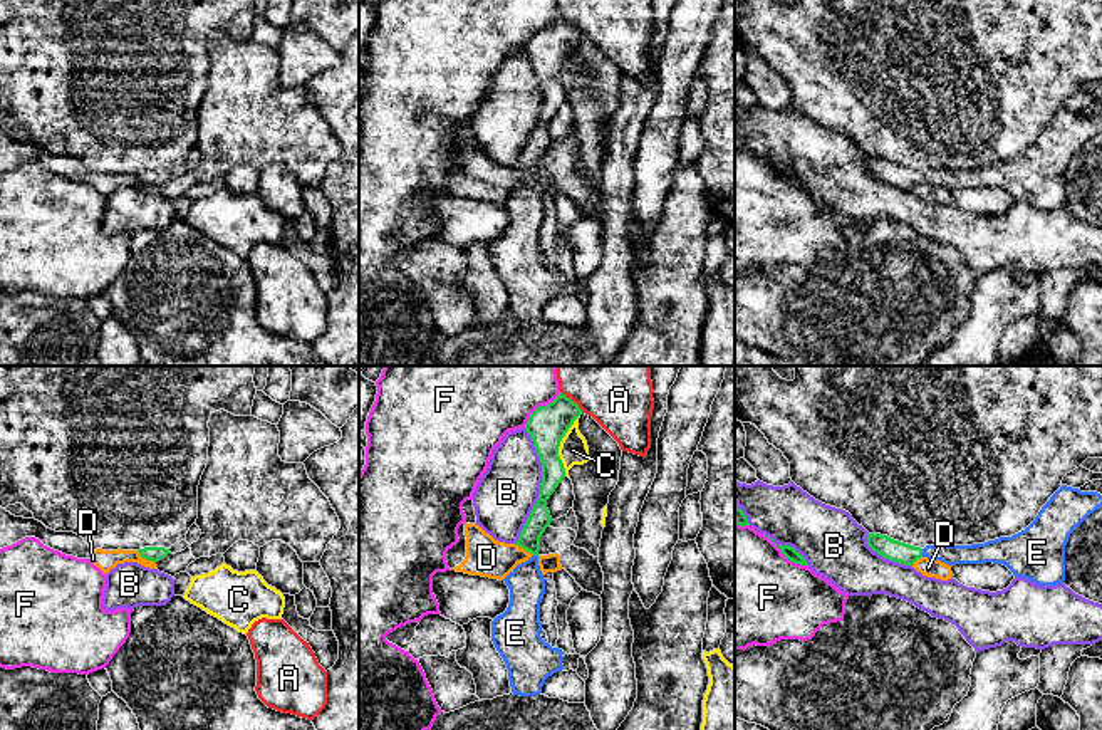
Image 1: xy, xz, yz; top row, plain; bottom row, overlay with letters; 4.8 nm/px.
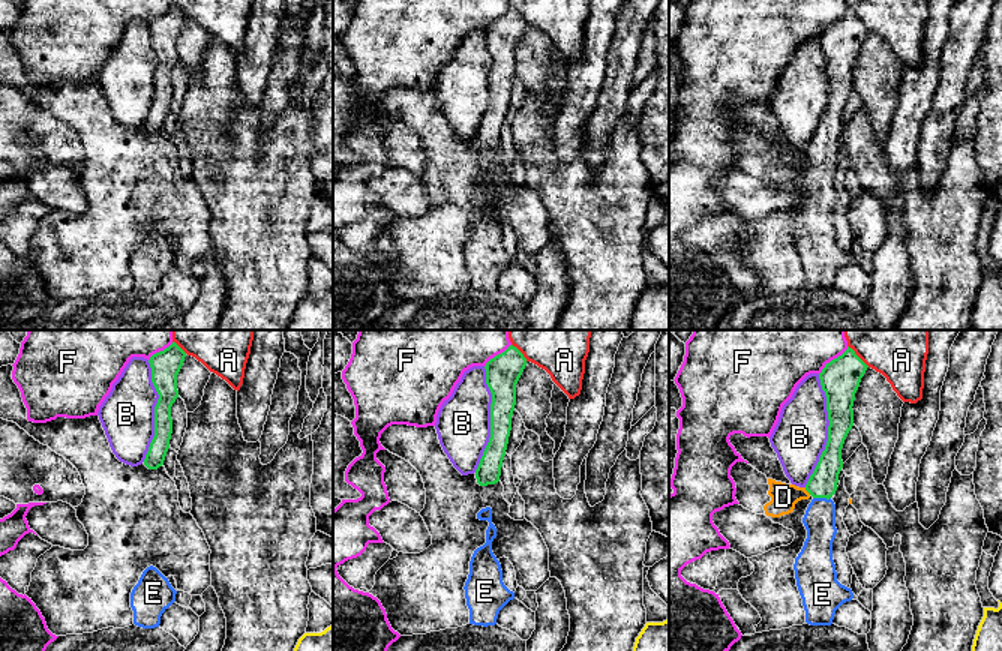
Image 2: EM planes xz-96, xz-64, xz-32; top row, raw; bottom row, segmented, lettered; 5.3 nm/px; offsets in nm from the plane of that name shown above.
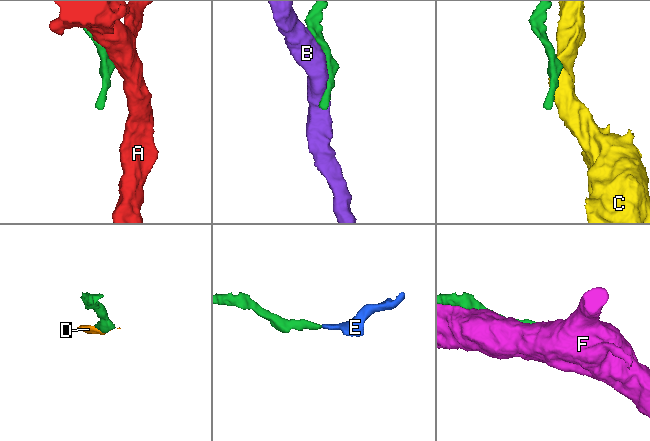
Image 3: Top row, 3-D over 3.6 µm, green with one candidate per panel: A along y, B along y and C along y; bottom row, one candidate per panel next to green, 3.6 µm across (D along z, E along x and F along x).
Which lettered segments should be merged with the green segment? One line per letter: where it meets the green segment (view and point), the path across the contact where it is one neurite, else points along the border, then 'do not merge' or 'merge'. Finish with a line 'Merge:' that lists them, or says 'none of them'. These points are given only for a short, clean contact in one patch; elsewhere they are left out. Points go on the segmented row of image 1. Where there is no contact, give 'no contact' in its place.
A: xz (571, 400) | do not merge
B: xz (540, 485) | do not merge
C: xz (559, 445) | along xz (579, 415), (559, 447), (564, 475) | do not merge
D: xy (146, 559) | along xy (136, 551), (155, 563) | do not merge
E: yz (921, 552) | across yz (884, 546), (899, 552), (921, 552), (950, 554) | merge
F: yz (785, 556) | do not merge
Merge: E

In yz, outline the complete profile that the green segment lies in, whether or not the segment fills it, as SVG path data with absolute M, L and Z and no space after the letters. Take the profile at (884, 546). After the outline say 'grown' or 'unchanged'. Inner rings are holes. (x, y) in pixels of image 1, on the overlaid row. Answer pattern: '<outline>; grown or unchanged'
M1062 485L1035 520L1011 537L973 545L934 544L924 549L881 534L867 534L865 539L874 552L904 566L912 566L921 557L951 567L993 562L1006 566L1015 577L1030 579L1038 586L1055 586L1065 581L1065 545L1070 534L1100 507L1100 493Z; grown

